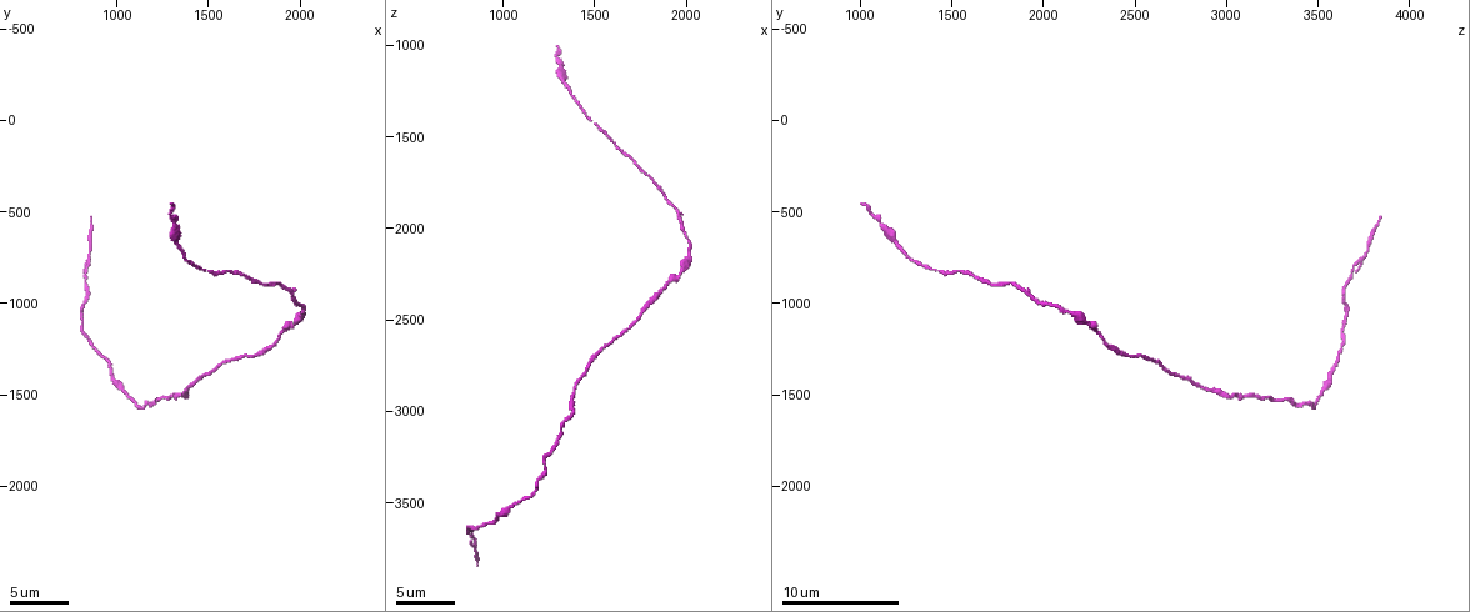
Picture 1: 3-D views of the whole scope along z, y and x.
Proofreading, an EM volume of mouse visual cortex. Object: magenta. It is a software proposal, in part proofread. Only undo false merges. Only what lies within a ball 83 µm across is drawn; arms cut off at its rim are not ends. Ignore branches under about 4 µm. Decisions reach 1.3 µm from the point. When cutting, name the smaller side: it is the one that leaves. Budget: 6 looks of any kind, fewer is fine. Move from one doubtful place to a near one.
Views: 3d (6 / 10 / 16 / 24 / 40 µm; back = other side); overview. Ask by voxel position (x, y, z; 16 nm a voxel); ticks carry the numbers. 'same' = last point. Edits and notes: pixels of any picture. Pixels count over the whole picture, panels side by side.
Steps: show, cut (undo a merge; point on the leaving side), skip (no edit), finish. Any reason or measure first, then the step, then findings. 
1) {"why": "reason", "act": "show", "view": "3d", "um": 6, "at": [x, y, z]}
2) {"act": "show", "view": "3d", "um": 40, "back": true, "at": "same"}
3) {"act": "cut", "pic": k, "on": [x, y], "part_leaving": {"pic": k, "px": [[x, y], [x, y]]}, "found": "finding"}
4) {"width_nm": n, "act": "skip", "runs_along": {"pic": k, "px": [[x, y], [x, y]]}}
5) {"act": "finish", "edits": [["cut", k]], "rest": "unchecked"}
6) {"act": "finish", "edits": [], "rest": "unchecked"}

{"why": "sudden change in width", "act": "show", "view": "3d", "um": 10, "at": [960, 1360, 3580]}

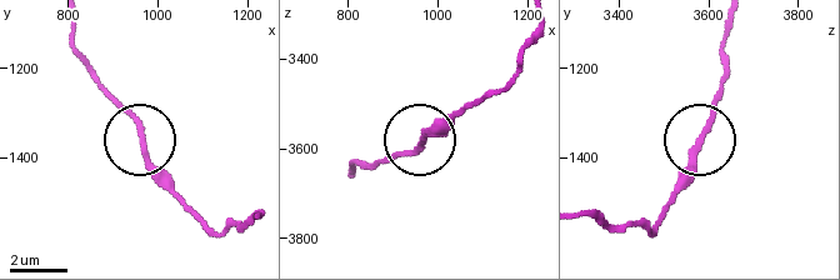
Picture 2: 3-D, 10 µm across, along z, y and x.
{"act": "skip", "runs_along": {"pic": 2, "px": [[586, 213], [623, 226], [654, 226], [728, 79]]}, "found": "one neuron here"}

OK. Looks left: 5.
{"why": "sudden change in width", "act": "show", "view": "3d", "um": 6, "at": [2000, 1060, 2140]}

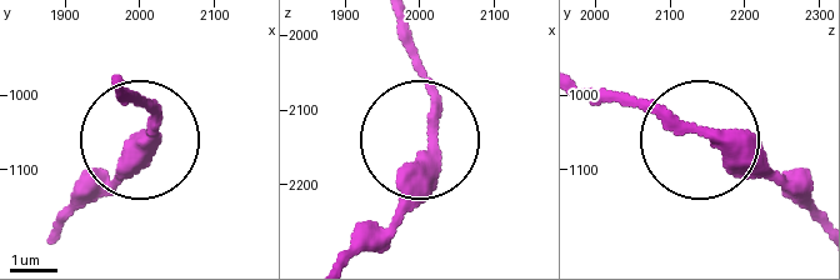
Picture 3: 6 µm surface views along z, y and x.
{"why": "from behind", "act": "show", "view": "3d", "um": 6, "back": true, "at": [2015, 1050, 2150]}

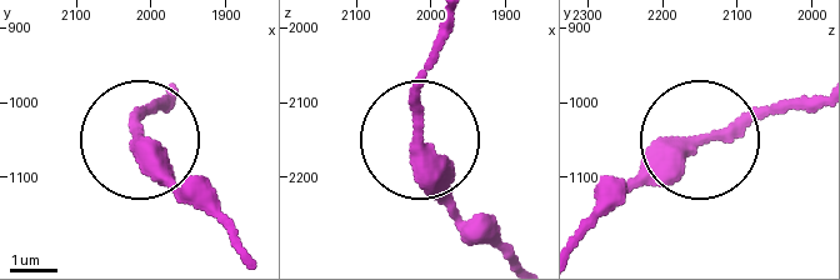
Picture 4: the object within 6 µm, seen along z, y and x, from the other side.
{"act": "skip", "runs_along": {"pic": 4, "px": [[585, 229], [704, 138], [808, 101]]}, "found": "all the same neuron"}

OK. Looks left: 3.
{"why": "calibre changes", "act": "show", "view": "3d", "um": 6, "at": [1320, 580, 1160]}

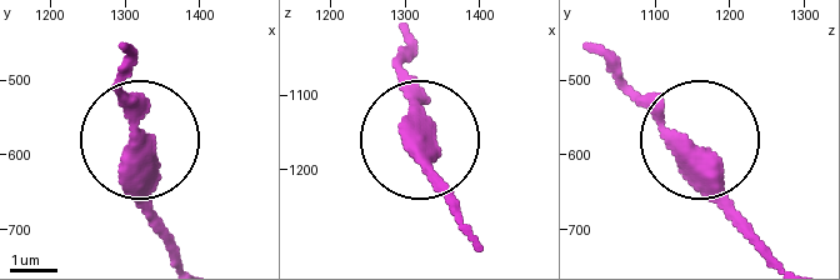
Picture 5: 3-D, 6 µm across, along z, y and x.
{"width_nm": 420, "act": "skip", "runs_along": {"pic": 5, "px": [[458, 218], [425, 161], [425, 110], [401, 61], [401, 30]]}, "found": "all the same neuron"}

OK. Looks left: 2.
{"act": "finish", "edits": [], "rest": "unchecked"}

